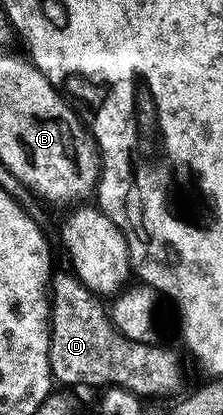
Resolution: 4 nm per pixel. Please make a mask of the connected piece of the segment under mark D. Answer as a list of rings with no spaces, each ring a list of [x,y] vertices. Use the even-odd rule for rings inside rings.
[[[55,272],[52,277],[52,300],[50,303],[50,376],[55,382],[58,381],[62,385],[98,385],[97,387],[113,387],[115,389],[127,389],[138,394],[143,399],[149,397],[162,397],[165,393],[174,393],[182,385],[182,361],[178,358],[178,353],[174,349],[165,349],[162,343],[145,345],[139,341],[128,339],[124,334],[120,333],[115,327],[114,322],[110,320],[110,314],[107,306],[101,305],[99,298],[87,289],[73,272],[67,273]]]

